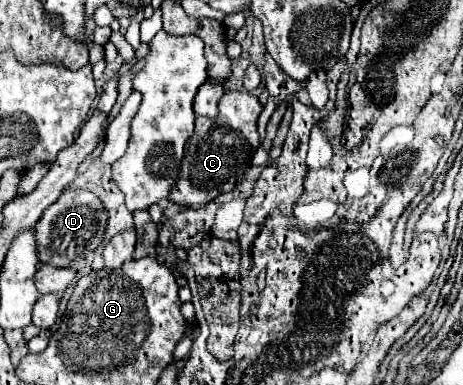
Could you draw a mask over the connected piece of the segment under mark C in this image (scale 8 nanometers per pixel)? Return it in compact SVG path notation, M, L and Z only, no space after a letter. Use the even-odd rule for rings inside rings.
M225 92L221 98L221 116L217 120L195 120L195 132L185 144L185 154L181 160L181 176L175 182L175 192L169 194L169 200L179 206L201 208L209 200L217 198L223 192L235 188L235 182L245 174L251 164L251 158L259 146L257 118L263 110L259 100L247 92Z

